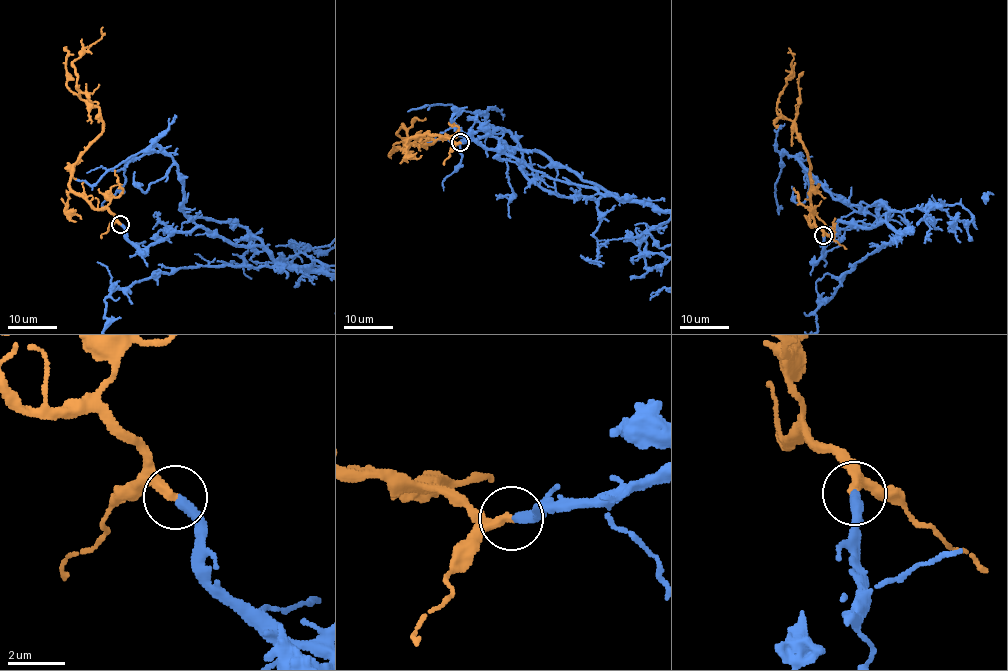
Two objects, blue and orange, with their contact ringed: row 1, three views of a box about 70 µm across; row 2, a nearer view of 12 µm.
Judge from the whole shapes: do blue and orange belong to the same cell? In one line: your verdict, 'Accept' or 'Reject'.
Accept

